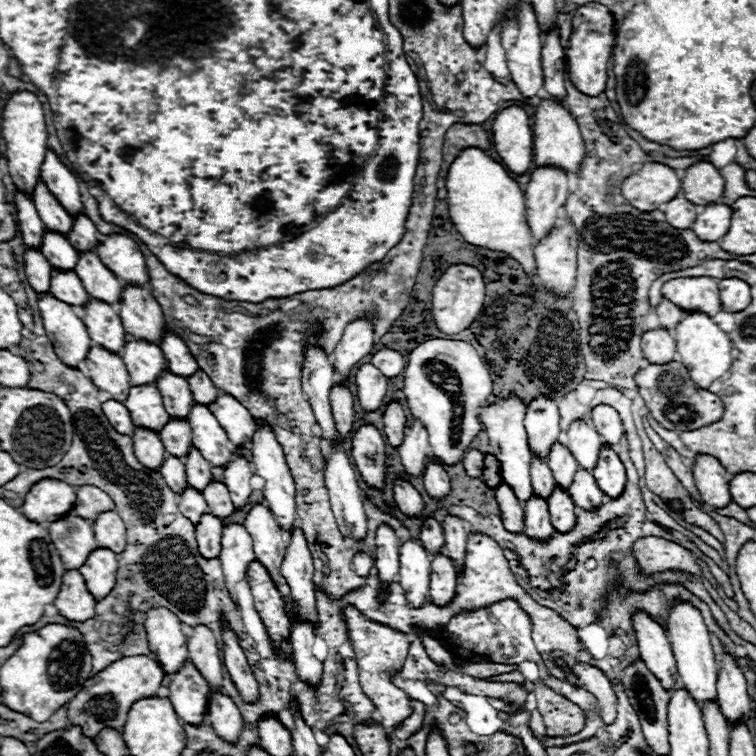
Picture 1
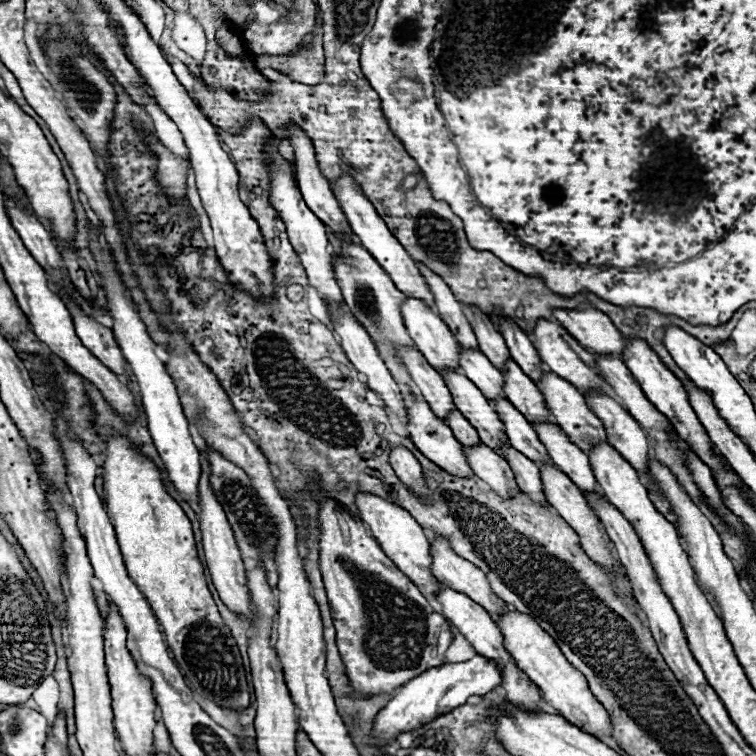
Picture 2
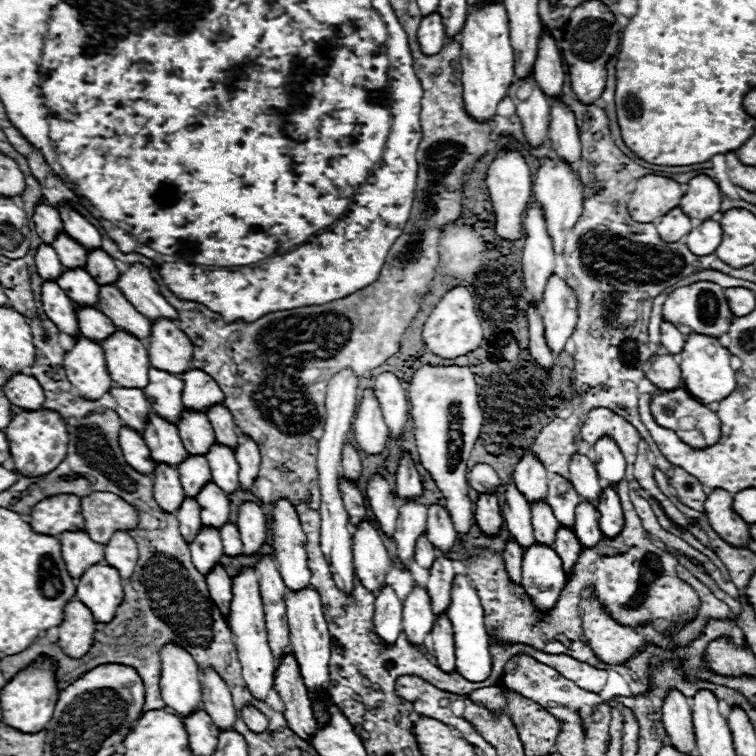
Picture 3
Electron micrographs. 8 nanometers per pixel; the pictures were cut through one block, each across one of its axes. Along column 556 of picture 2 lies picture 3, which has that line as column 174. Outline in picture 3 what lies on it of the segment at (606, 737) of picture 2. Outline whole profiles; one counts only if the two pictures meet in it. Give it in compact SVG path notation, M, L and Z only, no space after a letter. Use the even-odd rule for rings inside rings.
M168 644L162 648L160 694L166 706L174 708L182 720L202 704L198 666L194 658L180 646Z

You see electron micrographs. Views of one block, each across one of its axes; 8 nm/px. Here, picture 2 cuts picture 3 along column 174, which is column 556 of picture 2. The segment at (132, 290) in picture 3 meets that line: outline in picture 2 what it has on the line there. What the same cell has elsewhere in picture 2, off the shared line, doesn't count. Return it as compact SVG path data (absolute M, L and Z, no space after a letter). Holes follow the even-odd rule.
M594 308L554 310L554 318L588 350L600 356L618 356L624 352L624 336L614 328L610 318Z

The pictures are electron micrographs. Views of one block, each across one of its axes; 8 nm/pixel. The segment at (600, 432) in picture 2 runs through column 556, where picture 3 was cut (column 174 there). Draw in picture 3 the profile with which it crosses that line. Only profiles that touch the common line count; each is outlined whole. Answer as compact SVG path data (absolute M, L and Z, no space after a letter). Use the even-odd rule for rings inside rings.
M152 368L148 372L150 382L144 388L144 396L150 402L150 408L164 420L176 424L182 416L184 404L182 404L182 380L174 374L160 372L158 368Z

